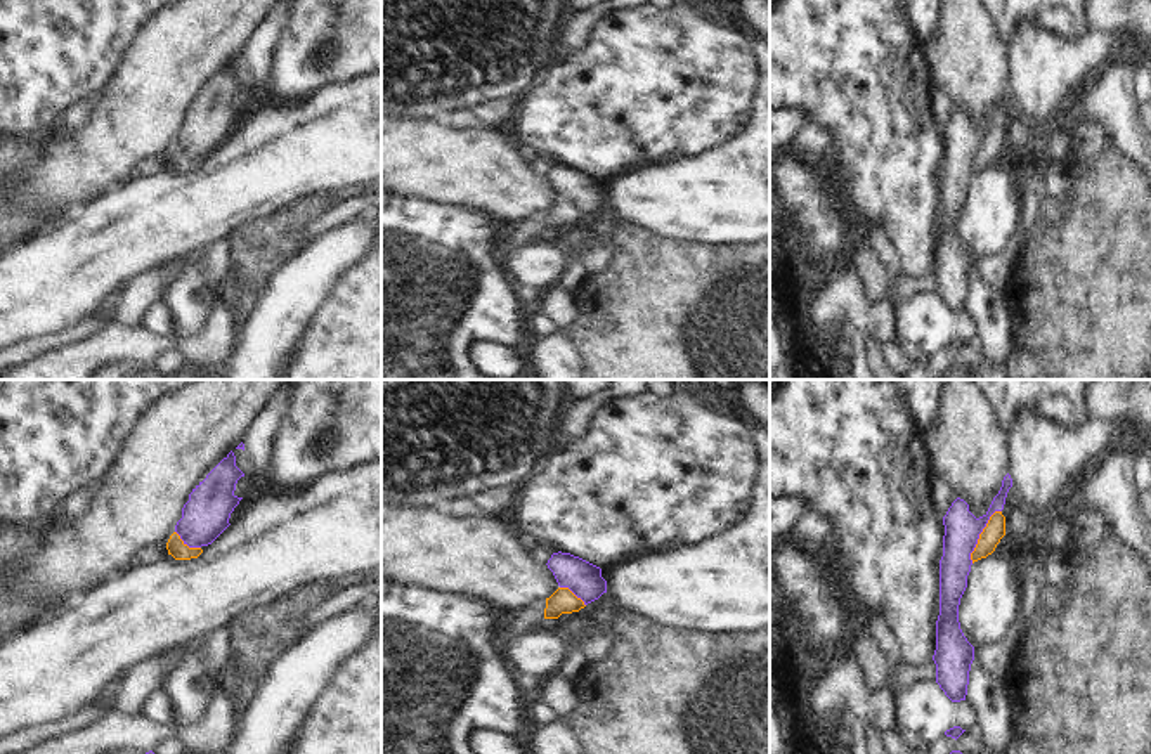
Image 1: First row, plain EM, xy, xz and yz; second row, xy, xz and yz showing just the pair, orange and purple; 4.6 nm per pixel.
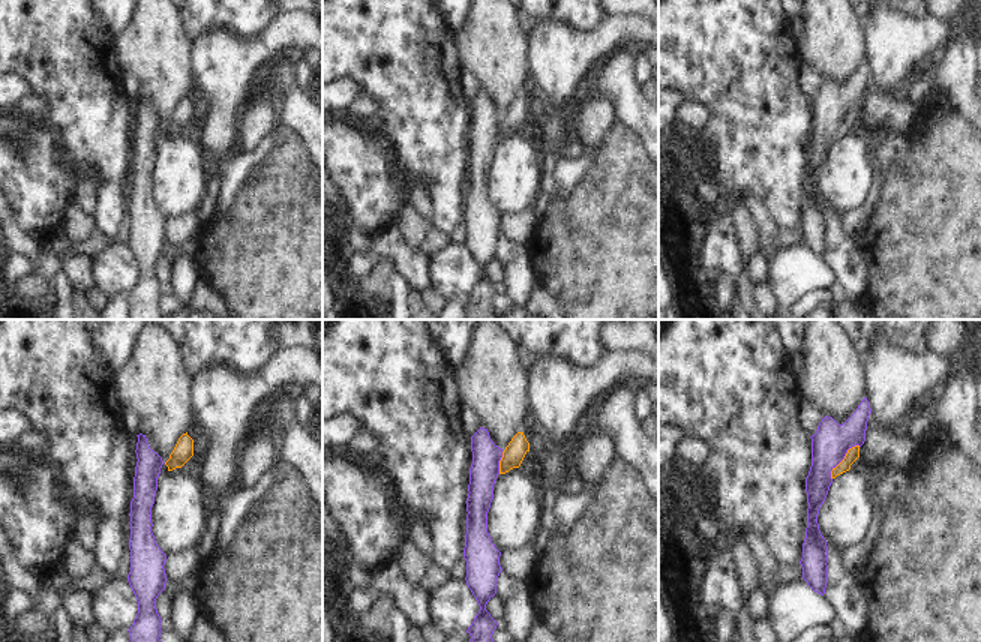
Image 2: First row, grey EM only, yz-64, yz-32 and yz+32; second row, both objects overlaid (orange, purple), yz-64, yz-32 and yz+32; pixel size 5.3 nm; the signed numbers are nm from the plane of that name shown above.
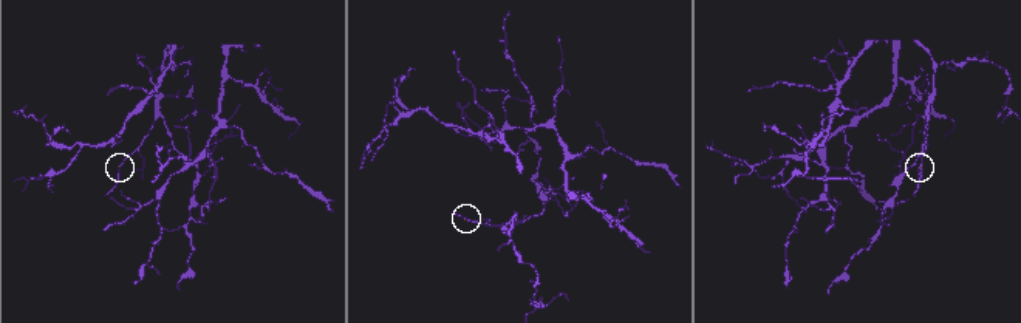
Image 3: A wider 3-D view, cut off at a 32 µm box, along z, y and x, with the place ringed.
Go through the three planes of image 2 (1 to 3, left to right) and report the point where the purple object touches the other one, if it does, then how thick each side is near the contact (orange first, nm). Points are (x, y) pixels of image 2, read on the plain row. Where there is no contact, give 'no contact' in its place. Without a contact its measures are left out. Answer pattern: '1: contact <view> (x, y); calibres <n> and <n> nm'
1: no contact
2: contact yz-32 (500, 126); calibres 120 and 160 nm
3: contact yz+32 (843, 123); calibres 70 and 200 nm

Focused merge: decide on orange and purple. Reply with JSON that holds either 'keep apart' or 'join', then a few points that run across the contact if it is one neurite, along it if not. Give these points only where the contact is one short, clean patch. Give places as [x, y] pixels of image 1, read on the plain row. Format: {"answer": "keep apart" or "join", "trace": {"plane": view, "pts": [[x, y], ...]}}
{"answer": "keep apart", "trace": {"plane": "yz", "pts": [[1001, 122], [990, 129], [980, 146], [971, 174]]}}

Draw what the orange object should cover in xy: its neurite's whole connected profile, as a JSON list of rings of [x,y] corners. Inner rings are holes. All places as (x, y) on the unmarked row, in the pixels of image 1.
[[[173,144],[166,154],[168,166],[175,172],[191,172],[198,170],[203,161],[201,159],[189,159],[177,144]]]

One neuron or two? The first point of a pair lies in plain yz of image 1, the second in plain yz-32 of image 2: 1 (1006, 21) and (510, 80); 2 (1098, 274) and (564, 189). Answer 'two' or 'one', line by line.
1: two
2: two

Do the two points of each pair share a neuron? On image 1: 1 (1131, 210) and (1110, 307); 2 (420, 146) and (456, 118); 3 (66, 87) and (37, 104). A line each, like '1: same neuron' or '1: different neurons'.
1: same neuron
2: different neurons
3: same neuron

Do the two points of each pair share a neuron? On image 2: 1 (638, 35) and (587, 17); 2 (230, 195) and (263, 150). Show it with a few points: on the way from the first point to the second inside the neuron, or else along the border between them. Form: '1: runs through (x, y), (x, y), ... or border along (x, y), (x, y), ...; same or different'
1: border along (611, 17), (591, 32), (576, 33), (569, 29); different
2: runs through (230, 183), (251, 159); same

